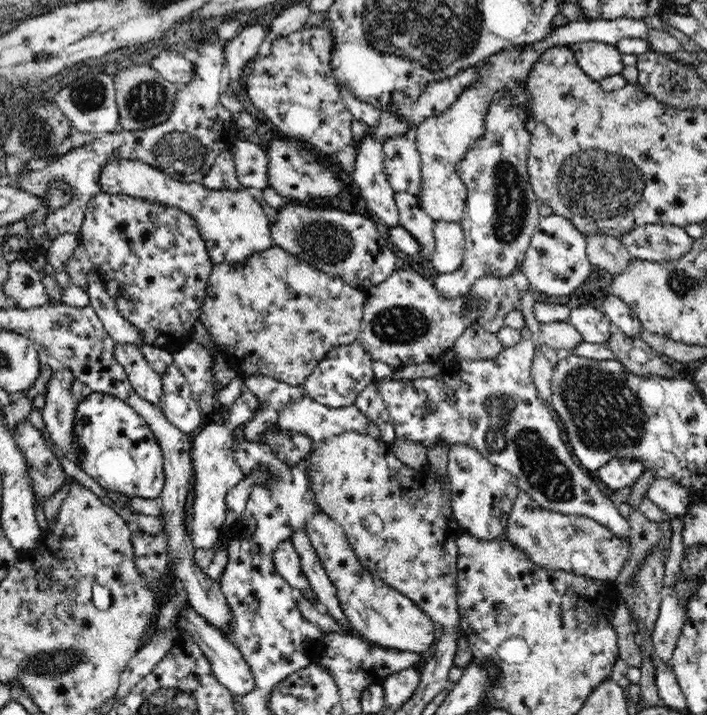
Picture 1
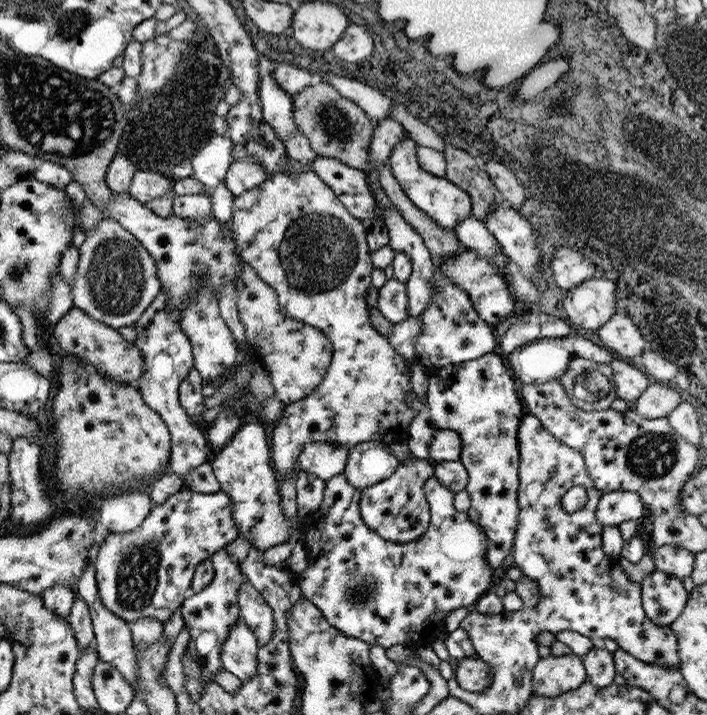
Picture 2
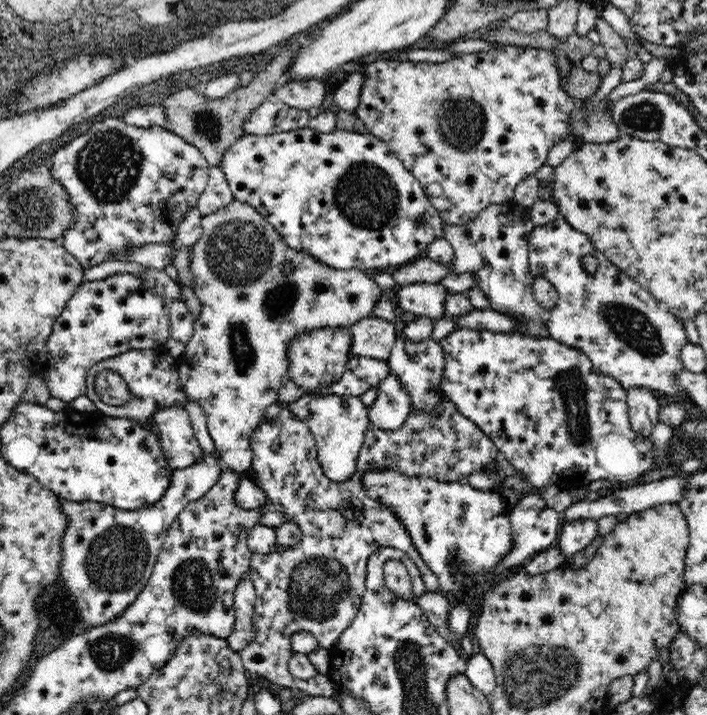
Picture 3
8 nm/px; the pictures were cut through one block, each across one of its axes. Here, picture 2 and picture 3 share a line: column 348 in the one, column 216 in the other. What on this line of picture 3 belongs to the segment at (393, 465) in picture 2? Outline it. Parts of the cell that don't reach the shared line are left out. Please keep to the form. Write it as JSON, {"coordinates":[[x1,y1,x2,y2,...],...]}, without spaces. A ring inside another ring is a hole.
{"coordinates":[[204,454,186,470,172,470,170,488,160,502,144,506,138,512,124,512,114,506,98,502,72,502,62,500,62,512,66,512,70,524,62,536,62,580,76,598,76,610,84,624,90,628,102,628,114,620,126,616,126,608,136,602,138,594,146,588,154,564,160,556,162,544,176,516,190,504,206,496,206,492,218,482,224,470,222,458]]}

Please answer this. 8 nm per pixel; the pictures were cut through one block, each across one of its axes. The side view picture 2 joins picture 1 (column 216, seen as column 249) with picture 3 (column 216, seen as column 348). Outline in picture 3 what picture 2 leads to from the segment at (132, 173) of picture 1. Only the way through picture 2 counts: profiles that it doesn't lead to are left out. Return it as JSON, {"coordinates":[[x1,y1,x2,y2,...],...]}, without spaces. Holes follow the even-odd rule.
{"coordinates":[[234,200,224,210,202,216,202,234,188,250,192,270,192,290,202,304,202,312,194,322,194,334,186,344,186,352,178,358,184,372,180,374,182,392,188,402,198,404,208,416,208,430,216,442,216,452,224,468,246,476,252,468,252,436,262,424,268,406,278,402,278,390,288,370,288,342,298,332,314,328,352,328,358,320,374,316,374,304,386,292,358,268,338,270,318,258,290,248,276,228,250,208]]}

